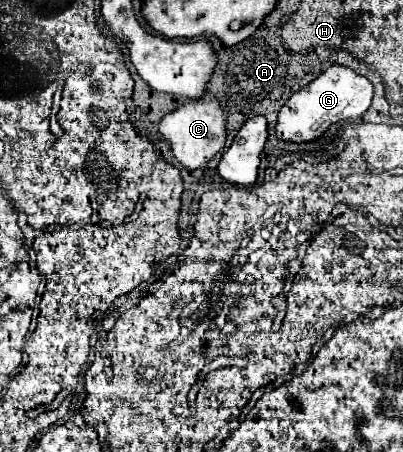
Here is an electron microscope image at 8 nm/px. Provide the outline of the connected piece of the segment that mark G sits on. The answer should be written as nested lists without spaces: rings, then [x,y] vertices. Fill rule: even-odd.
[[[333,64],[319,78],[309,82],[305,88],[295,92],[279,110],[275,122],[275,134],[281,140],[289,142],[311,142],[317,140],[333,122],[341,120],[359,120],[359,116],[371,106],[373,84],[359,76],[353,68]]]

